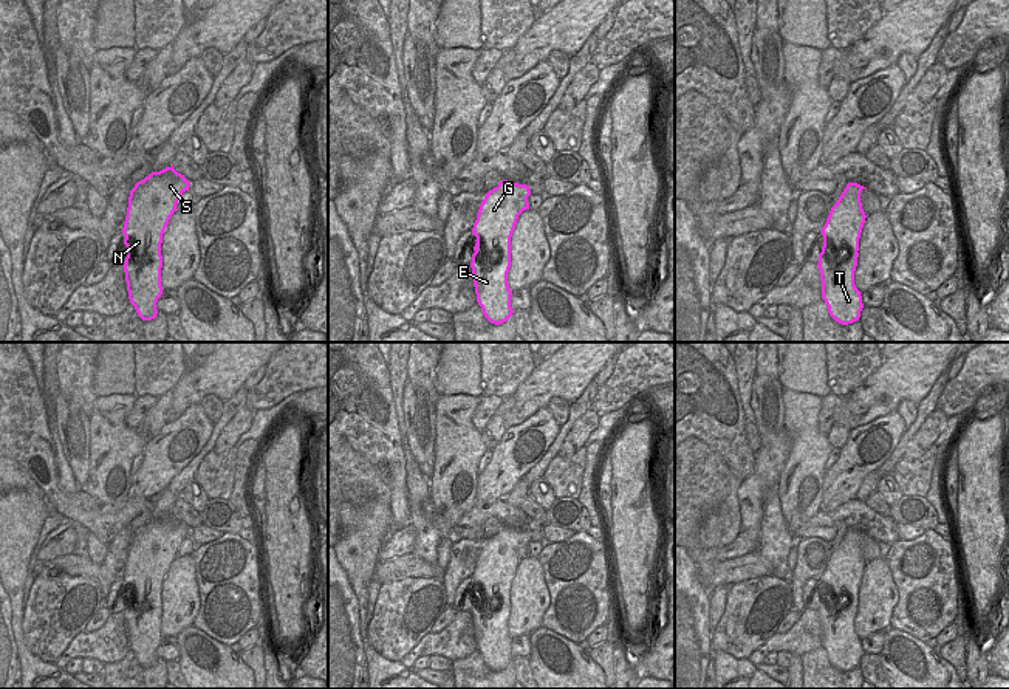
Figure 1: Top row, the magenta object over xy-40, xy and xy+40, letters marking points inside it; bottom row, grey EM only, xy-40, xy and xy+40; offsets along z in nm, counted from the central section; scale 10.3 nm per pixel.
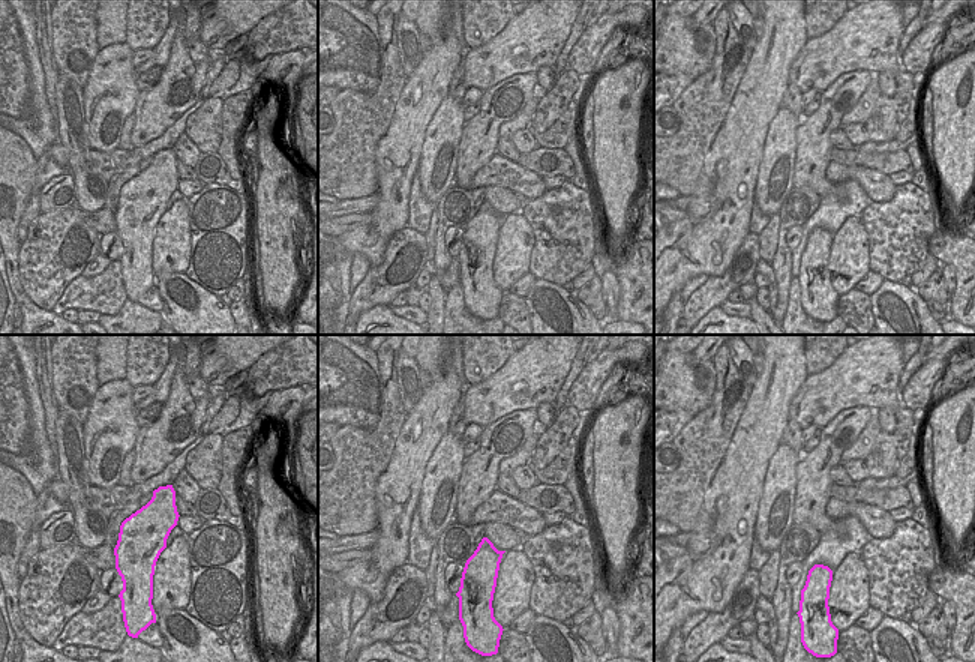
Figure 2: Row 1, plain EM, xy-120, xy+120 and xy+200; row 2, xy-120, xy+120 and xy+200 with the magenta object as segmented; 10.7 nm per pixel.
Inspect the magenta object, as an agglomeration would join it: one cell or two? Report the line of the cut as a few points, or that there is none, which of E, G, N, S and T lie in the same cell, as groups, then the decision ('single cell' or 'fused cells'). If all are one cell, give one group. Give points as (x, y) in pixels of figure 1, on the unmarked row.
no cut; E G N S T; single cell

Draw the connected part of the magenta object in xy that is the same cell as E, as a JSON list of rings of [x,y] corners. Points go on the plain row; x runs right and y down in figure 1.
[[[503,526],[497,534],[489,537],[480,551],[472,581],[477,584],[472,601],[472,622],[477,649],[484,664],[495,672],[506,669],[514,656],[511,653],[512,638],[508,632],[508,619],[511,615],[511,584],[515,576],[518,562],[529,556],[529,533]]]

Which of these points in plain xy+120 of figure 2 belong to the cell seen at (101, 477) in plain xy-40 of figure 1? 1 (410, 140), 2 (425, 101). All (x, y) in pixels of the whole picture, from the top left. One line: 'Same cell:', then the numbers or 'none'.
Same cell: none

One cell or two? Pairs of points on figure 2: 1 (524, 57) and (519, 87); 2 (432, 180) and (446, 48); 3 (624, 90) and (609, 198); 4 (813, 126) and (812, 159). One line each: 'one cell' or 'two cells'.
1: two cells
2: two cells
3: one cell
4: one cell

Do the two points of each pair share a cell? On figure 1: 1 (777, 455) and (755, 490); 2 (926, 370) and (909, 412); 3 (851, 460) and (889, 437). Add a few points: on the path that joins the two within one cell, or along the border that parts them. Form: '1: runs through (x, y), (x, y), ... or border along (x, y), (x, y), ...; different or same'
1: runs through (769, 463), (766, 474), (759, 482); same
2: border along (915, 403), (902, 400), (895, 409); different
3: runs through (858, 448), (865, 435), (876, 437); same

